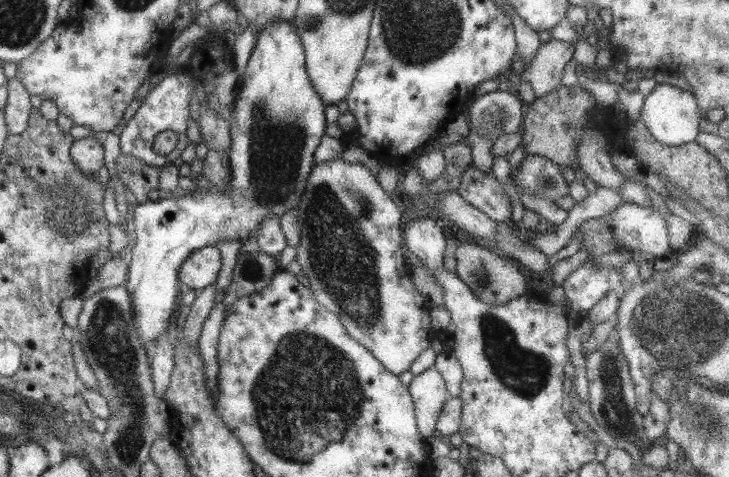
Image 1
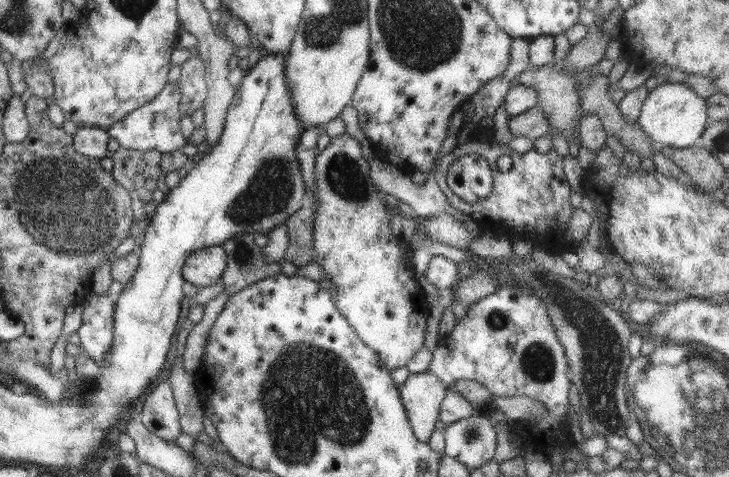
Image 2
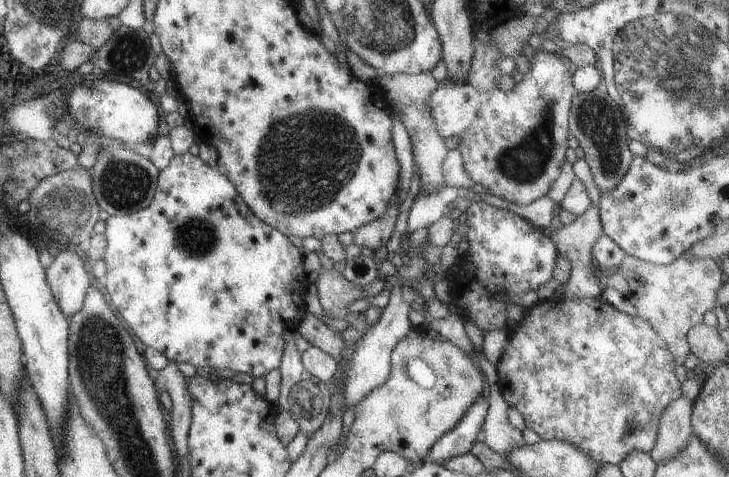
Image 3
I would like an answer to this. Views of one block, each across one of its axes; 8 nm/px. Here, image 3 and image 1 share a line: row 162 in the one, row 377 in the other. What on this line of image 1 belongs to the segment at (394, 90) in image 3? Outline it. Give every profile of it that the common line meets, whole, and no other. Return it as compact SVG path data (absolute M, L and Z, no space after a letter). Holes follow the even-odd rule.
M434 366L413 376L408 385L413 406L416 427L426 439L435 432L435 425L443 403L449 398L442 376Z

